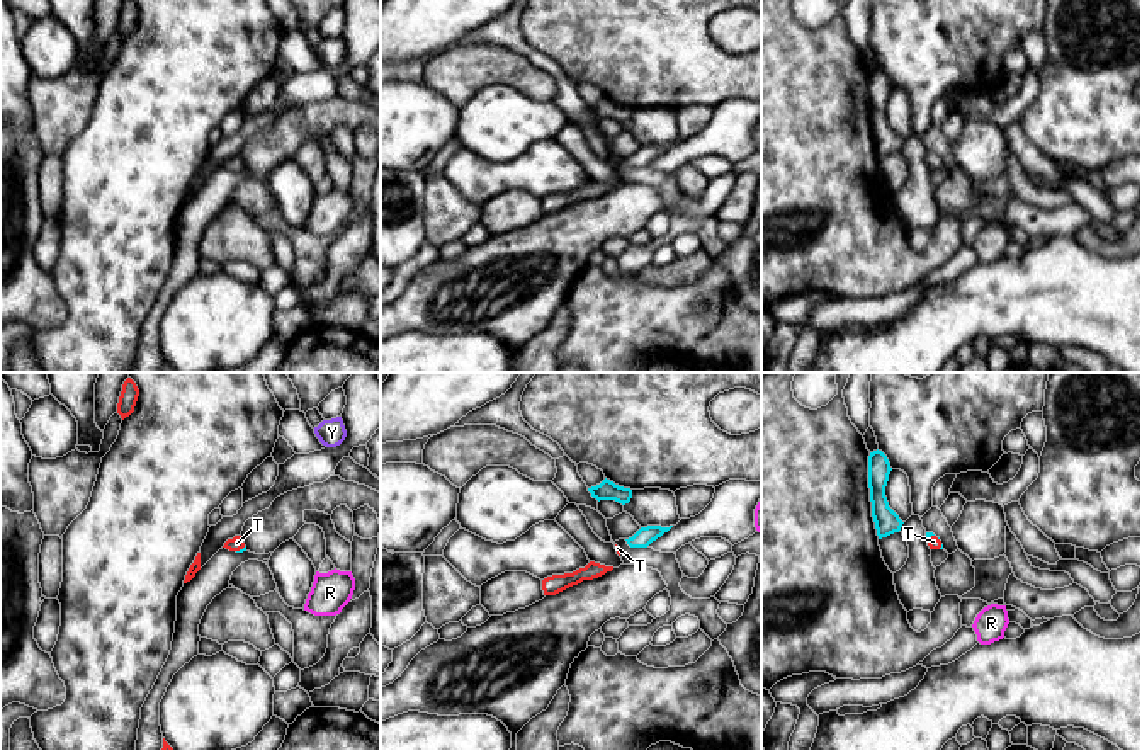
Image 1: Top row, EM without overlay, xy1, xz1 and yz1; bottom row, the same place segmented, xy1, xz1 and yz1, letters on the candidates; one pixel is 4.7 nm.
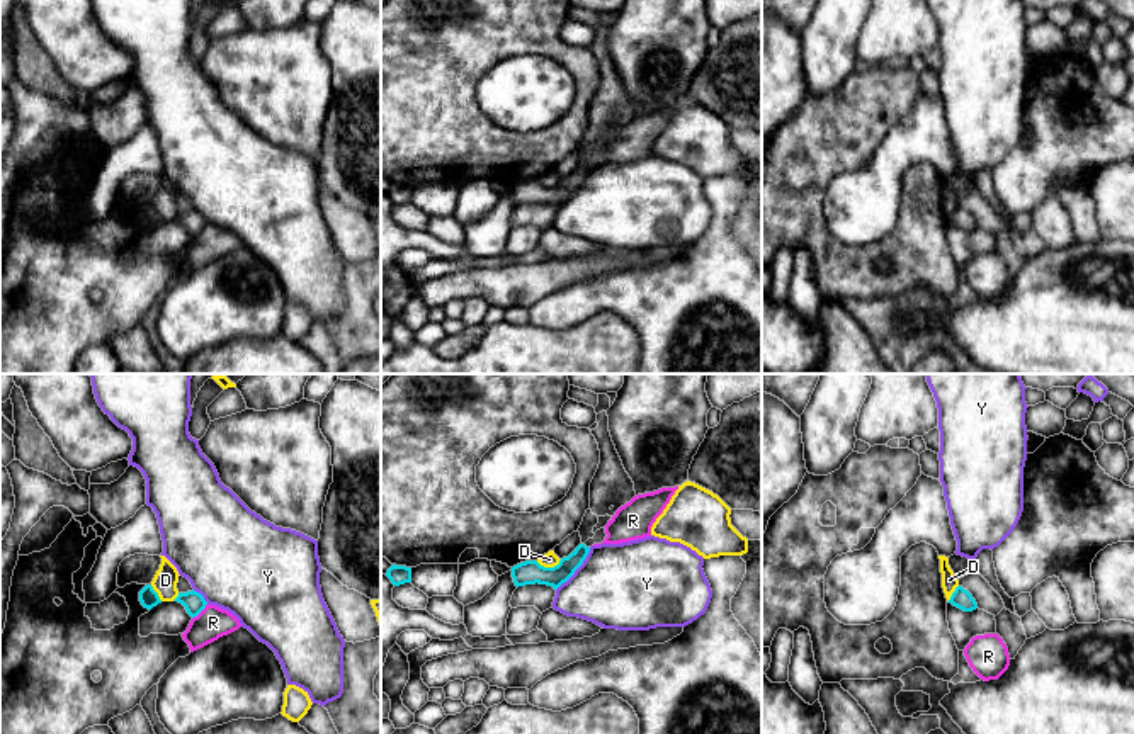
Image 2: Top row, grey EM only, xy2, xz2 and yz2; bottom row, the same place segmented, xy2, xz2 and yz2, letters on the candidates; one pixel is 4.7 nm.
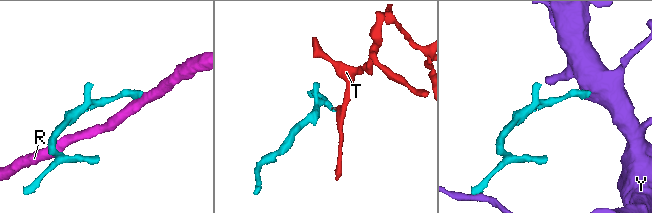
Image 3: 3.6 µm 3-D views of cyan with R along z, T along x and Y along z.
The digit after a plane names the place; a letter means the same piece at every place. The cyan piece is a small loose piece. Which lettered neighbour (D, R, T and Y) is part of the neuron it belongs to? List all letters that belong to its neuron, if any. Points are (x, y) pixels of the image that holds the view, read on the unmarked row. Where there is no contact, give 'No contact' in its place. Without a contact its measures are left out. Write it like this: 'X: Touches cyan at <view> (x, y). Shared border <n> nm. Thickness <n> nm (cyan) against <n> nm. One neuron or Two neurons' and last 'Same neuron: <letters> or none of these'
D: Touches cyan at xz2 (548, 187). Shared border 130 nm. Thickness 110 nm (cyan) against 70 nm. Two neurons
R: Touches cyan at xy2 (199, 231). Shared border 100 nm. Thickness 100 nm (cyan) against 160 nm. Two neurons
T: Touches cyan at xy1 (240, 169). Shared border 50 nm. Thickness 20 nm (cyan) against 70 nm. One neuron
Y: Touches cyan at xz2 (577, 187). Shared border 260 nm. Thickness 110 nm (cyan) against 420 nm. Two neurons
Same neuron: T

